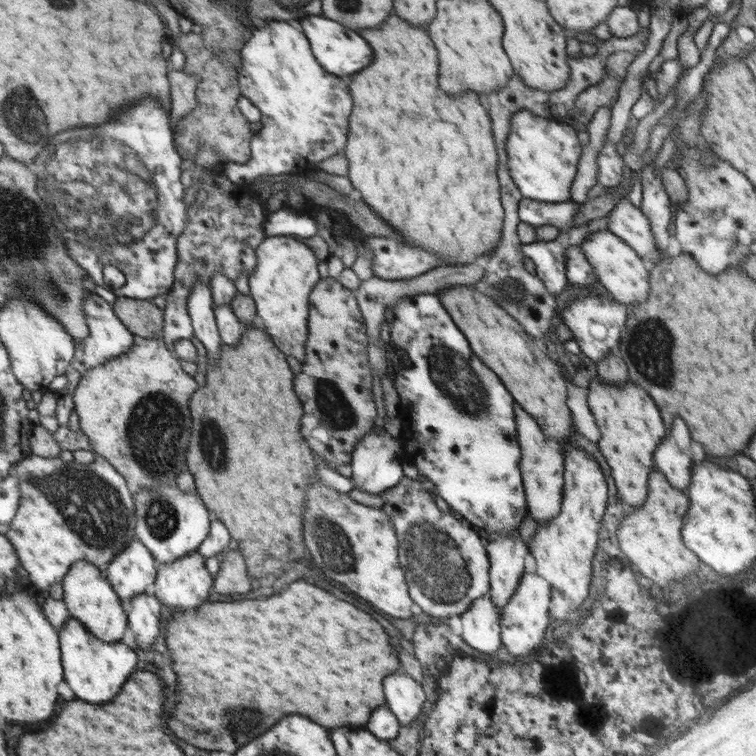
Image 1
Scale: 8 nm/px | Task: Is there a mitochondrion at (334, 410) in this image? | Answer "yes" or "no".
yes

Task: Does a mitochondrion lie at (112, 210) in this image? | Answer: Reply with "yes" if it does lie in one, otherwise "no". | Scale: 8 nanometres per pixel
yes

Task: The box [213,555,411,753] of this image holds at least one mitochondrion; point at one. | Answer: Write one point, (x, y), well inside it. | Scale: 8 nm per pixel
(244, 722)

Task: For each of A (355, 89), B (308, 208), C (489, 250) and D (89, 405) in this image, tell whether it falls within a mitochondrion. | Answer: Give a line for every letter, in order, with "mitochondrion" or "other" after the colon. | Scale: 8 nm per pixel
A: other
B: other
C: other
D: other

